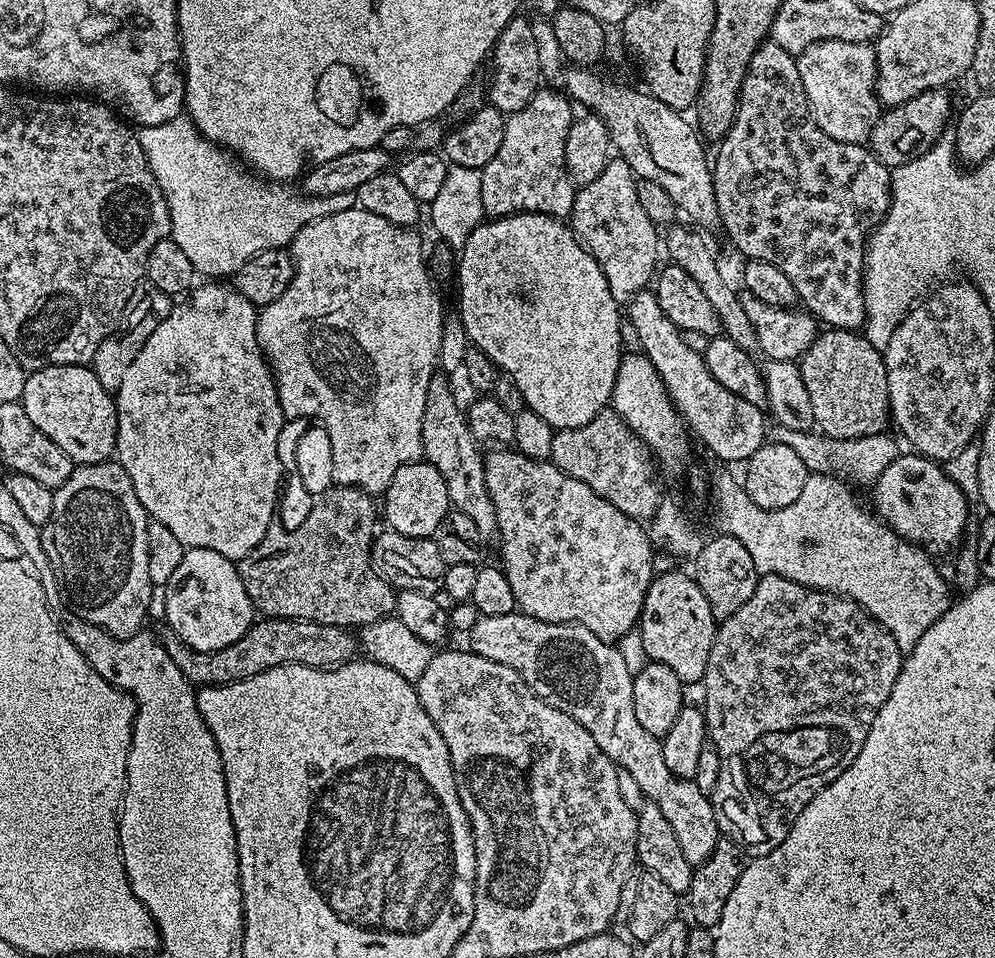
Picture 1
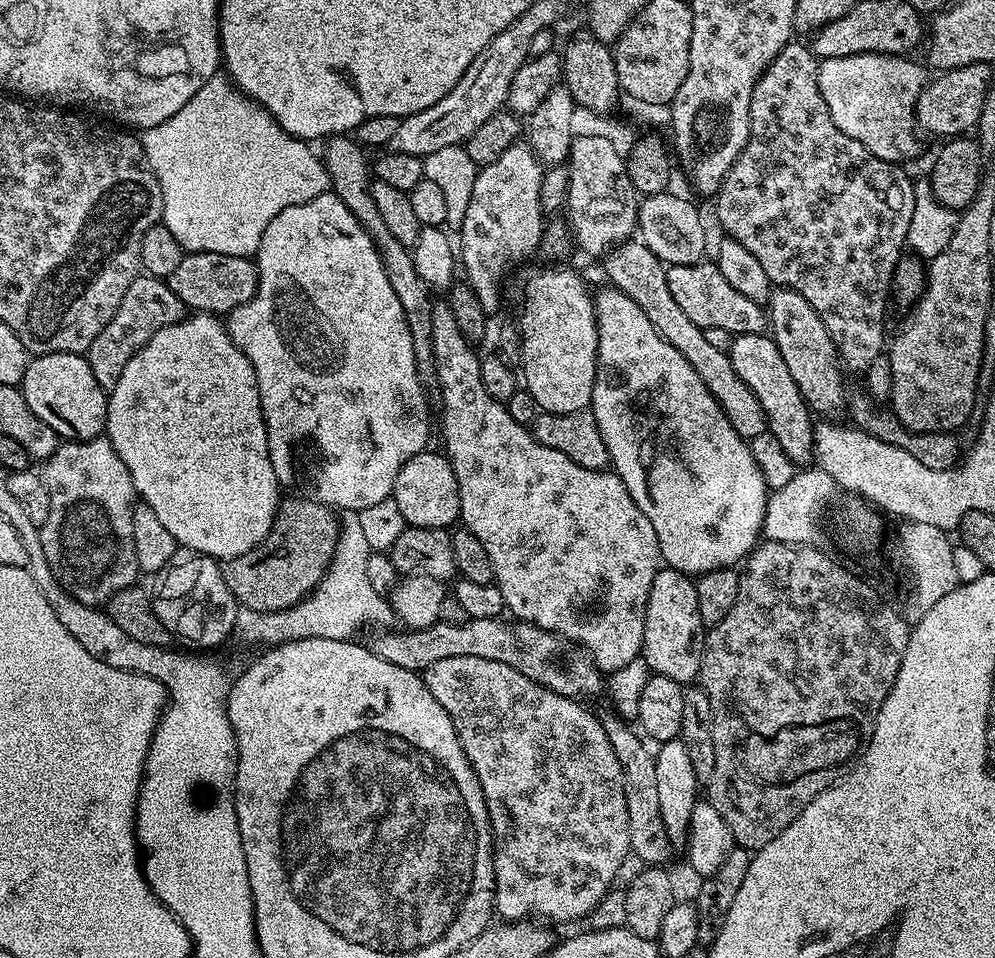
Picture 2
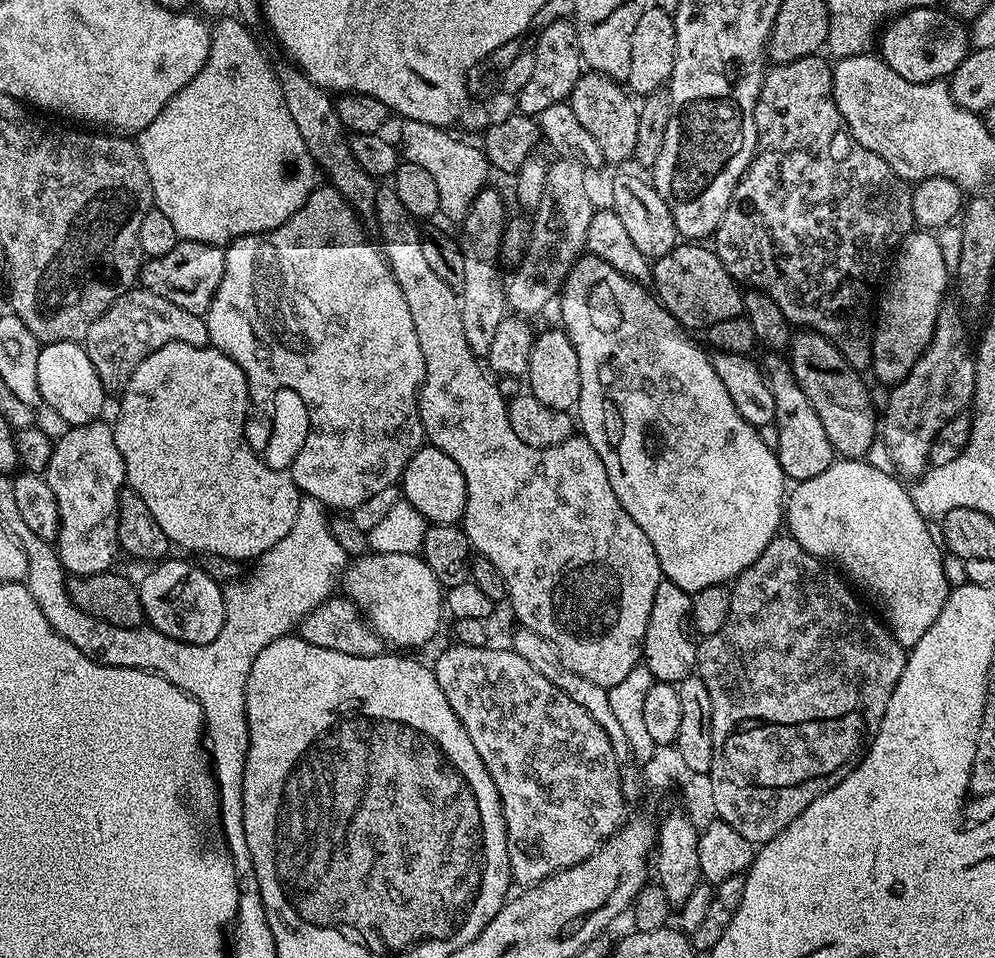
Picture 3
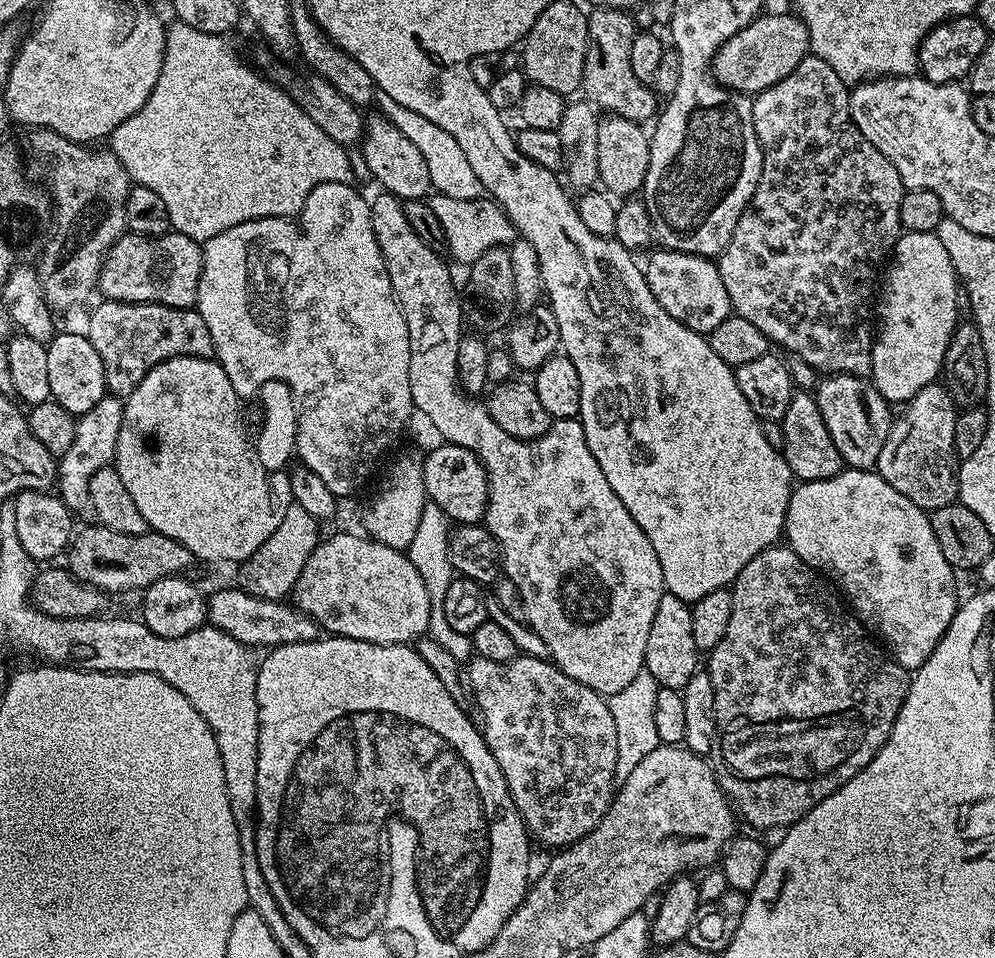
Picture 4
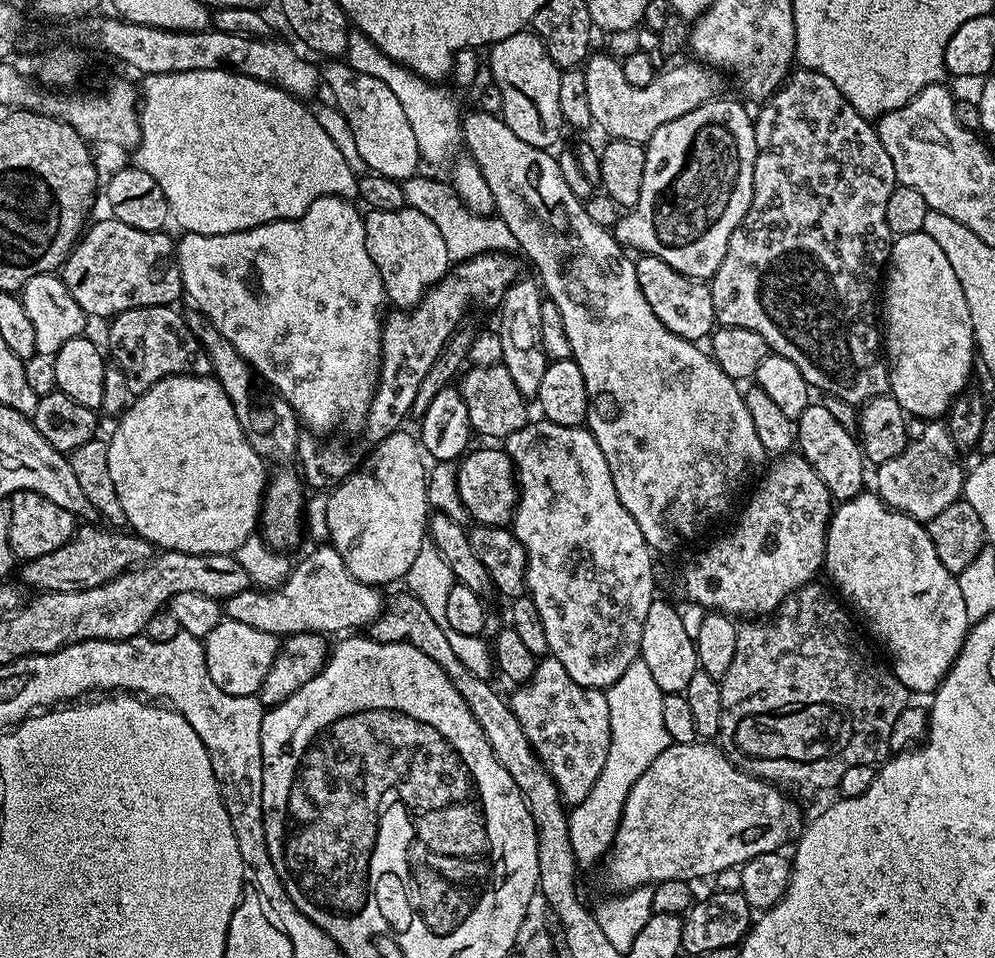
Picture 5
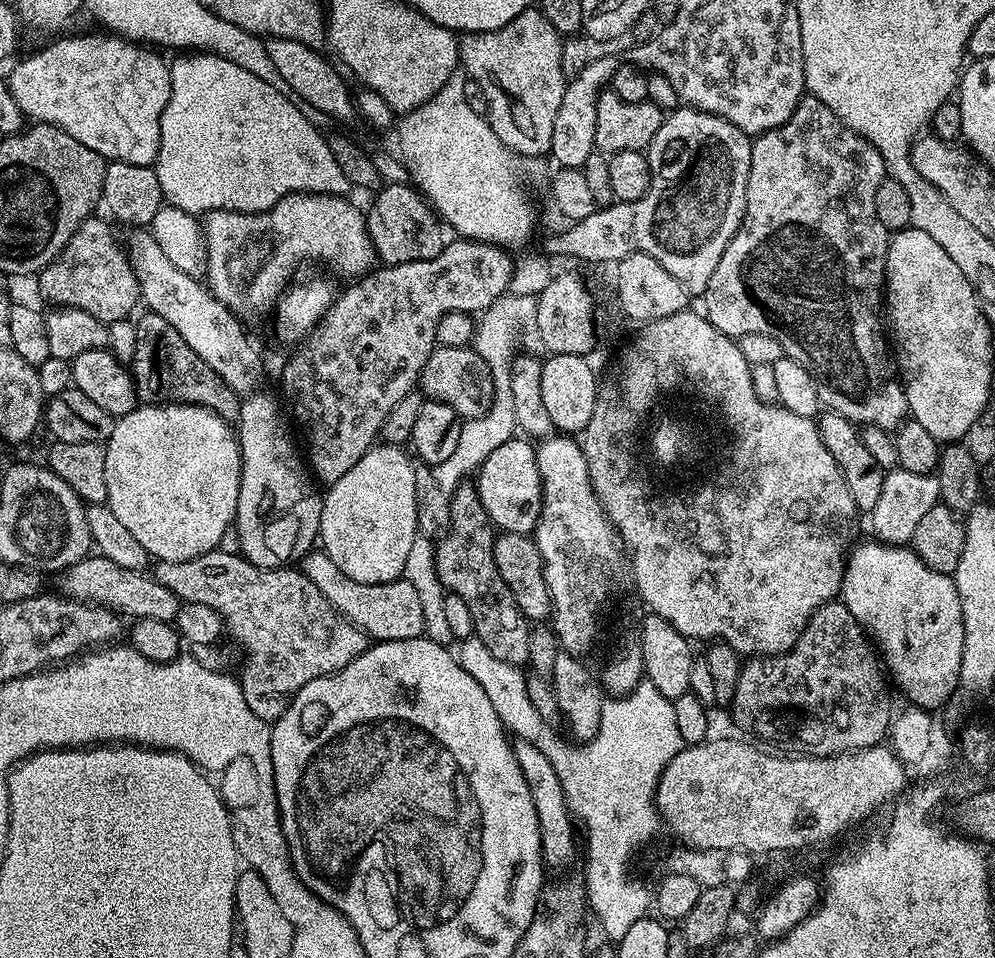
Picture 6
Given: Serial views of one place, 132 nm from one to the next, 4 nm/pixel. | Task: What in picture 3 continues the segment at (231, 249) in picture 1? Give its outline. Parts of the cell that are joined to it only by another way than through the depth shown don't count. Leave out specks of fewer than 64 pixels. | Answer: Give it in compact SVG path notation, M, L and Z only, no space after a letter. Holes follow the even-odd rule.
M233 18L233 20L220 20L217 24L211 25L212 30L212 41L210 42L210 50L208 51L208 57L206 58L202 70L198 70L198 74L194 74L194 78L190 82L186 82L186 86L182 86L182 90L178 90L178 94L174 94L170 98L168 105L154 118L154 122L150 122L150 126L146 126L141 132L135 137L134 143L136 149L140 151L140 157L146 168L146 174L150 178L150 186L152 187L152 198L154 201L154 207L159 210L162 214L166 214L166 218L170 218L170 223L173 224L174 230L176 231L177 237L180 240L197 240L203 244L214 244L217 246L227 245L229 242L236 239L238 236L249 236L250 234L258 234L259 232L269 232L274 230L278 226L282 226L287 220L294 215L299 208L310 198L310 194L318 186L318 169L316 167L316 159L310 154L310 150L306 150L306 142L302 142L302 134L298 134L298 126L294 126L294 118L290 118L290 110L286 106L286 98L282 94L282 86L278 82L276 77L276 68L274 64L264 57L264 52L260 49L260 44L251 36L249 25L245 24L243 20L239 18Z

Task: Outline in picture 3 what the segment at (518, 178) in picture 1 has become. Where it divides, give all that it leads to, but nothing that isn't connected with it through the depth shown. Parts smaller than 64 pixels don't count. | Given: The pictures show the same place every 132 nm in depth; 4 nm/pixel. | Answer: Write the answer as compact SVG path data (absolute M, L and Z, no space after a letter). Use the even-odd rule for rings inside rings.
M486 186L478 194L478 198L474 198L466 218L459 225L458 239L462 250L462 266L466 274L466 282L462 282L462 290L458 294L462 310L462 327L467 345L478 358L487 357L498 325L503 322L506 315L506 284L504 280L500 281L500 243L505 223L503 198L492 189L492 186Z

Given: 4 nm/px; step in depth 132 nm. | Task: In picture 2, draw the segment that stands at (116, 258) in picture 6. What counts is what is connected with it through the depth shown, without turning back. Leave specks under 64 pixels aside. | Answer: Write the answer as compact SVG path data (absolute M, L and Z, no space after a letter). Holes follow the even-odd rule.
M189 252L182 258L178 270L166 278L170 290L178 294L185 309L196 314L227 314L250 302L258 290L258 270L255 259L213 252Z

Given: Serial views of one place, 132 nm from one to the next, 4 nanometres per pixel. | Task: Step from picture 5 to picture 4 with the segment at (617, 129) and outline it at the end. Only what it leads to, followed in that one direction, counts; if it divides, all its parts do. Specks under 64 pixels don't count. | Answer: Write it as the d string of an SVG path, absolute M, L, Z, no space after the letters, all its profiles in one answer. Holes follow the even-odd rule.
M593 7L588 12L588 45L582 92L601 113L645 122L657 115L658 97L645 81L639 80L634 70L630 70L630 42L638 31L632 15L631 11L623 8ZM791 11L788 12L776 12L773 16L761 14L755 20L750 21L745 28L738 30L738 34L734 34L734 38L726 41L712 59L711 69L716 83L732 92L755 94L764 92L770 86L782 82L782 78L786 78L786 74L793 72L798 66L798 62L802 62L805 56L809 55L810 49L806 26L800 21L799 16Z

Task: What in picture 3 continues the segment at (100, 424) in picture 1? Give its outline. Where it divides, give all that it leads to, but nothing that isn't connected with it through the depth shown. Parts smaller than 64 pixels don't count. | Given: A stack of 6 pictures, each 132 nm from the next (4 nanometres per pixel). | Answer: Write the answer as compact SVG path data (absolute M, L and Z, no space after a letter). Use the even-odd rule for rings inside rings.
M75 340L54 342L41 347L38 354L38 390L40 391L41 401L45 405L48 403L65 420L65 425L68 426L88 424L90 421L97 419L101 415L100 411L103 410L104 399L106 399L102 382L98 382L98 370L94 370L94 362L90 362L83 343Z

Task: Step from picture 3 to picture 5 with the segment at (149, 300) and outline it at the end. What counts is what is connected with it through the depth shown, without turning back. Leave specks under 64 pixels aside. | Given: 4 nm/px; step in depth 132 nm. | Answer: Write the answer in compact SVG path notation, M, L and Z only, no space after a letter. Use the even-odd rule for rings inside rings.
M167 304L142 306L134 310L122 310L122 314L113 316L107 321L108 340L116 347L115 363L120 365L122 374L126 374L126 382L134 394L150 390L150 386L154 386L167 376L183 376L185 374L206 376L211 373L212 363L208 357L208 351L188 328L187 319L183 315L179 316L175 312L176 310L175 307Z

